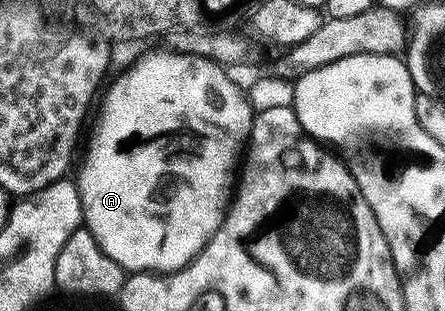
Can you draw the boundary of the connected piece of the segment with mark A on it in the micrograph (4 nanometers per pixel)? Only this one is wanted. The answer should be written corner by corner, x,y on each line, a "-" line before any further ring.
179,52
140,59
125,76
121,77
107,94
103,104
103,117
99,120
99,129
87,150
87,161
79,172
77,187
79,201
83,204
83,219
87,231
92,232
95,240
103,247
103,253
125,270
136,272
154,272
166,274
177,268
184,268
192,258
211,240
211,235
219,229
224,215
233,199
233,189
237,184
237,165
245,152
245,145
251,134
253,109
244,93
223,73
222,63
202,54
182,56

